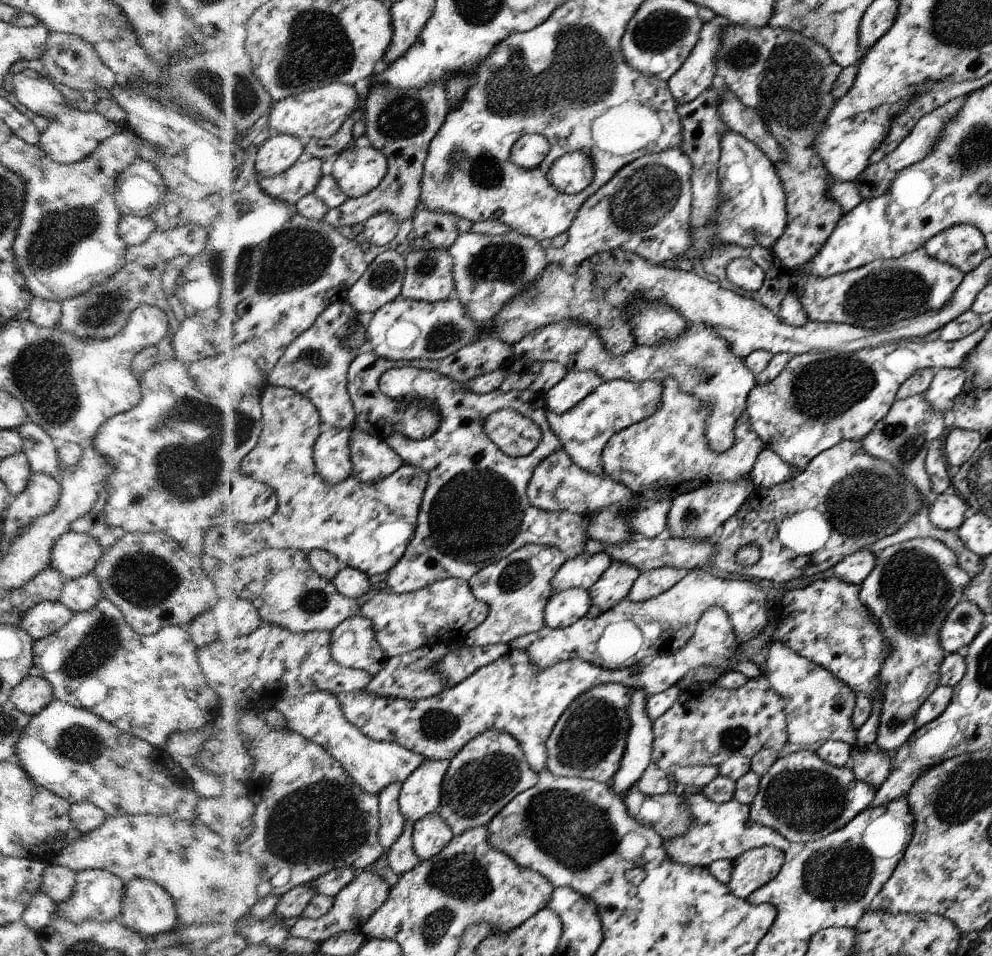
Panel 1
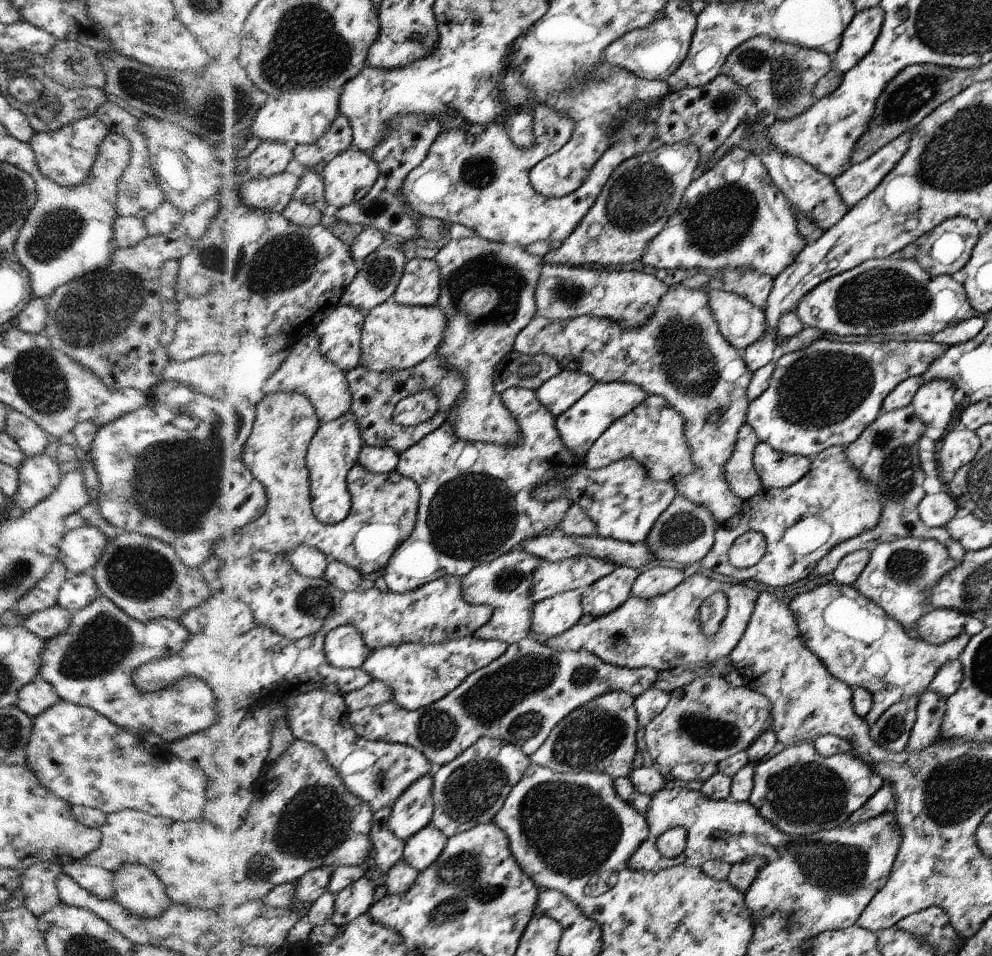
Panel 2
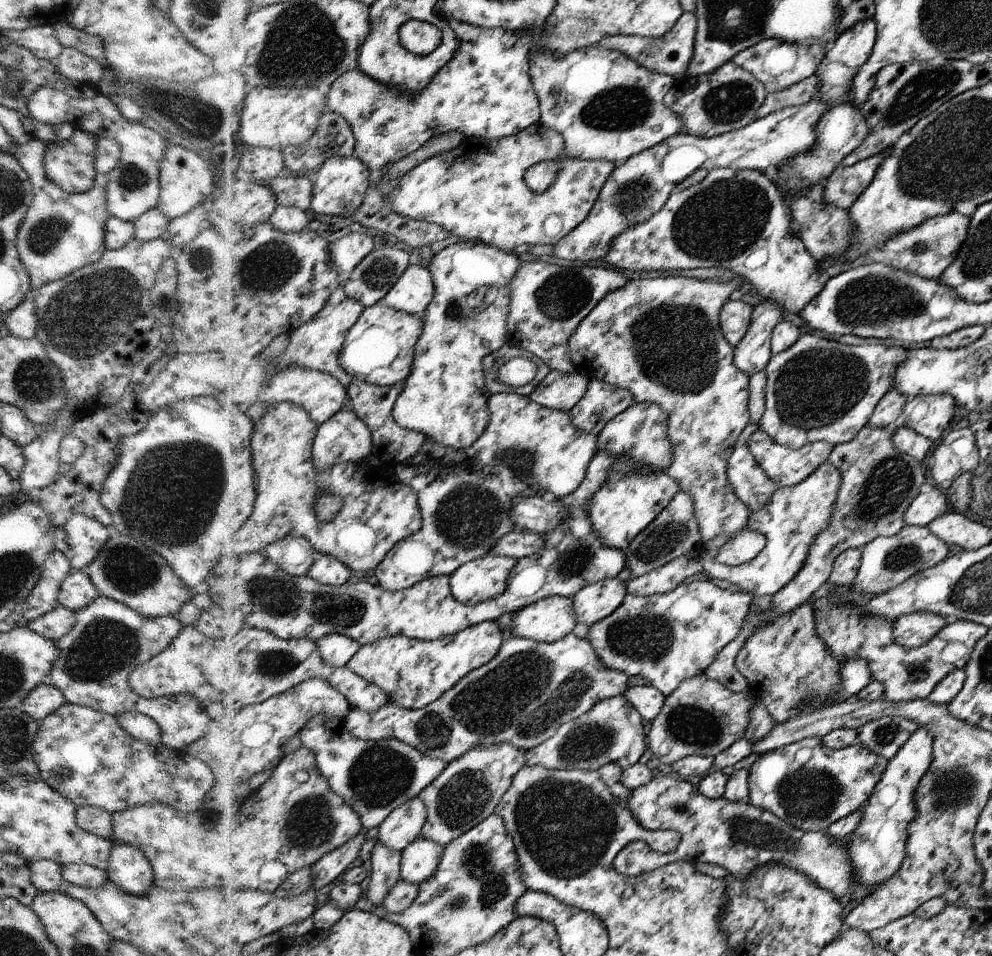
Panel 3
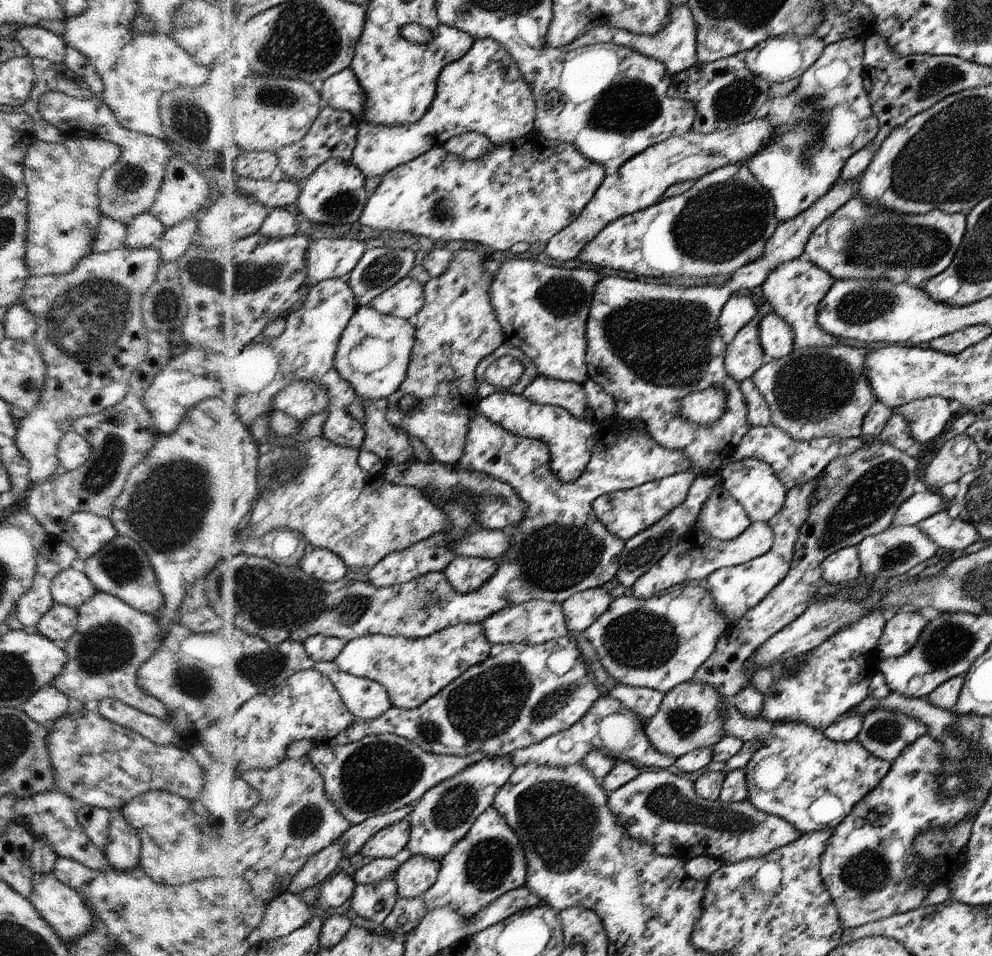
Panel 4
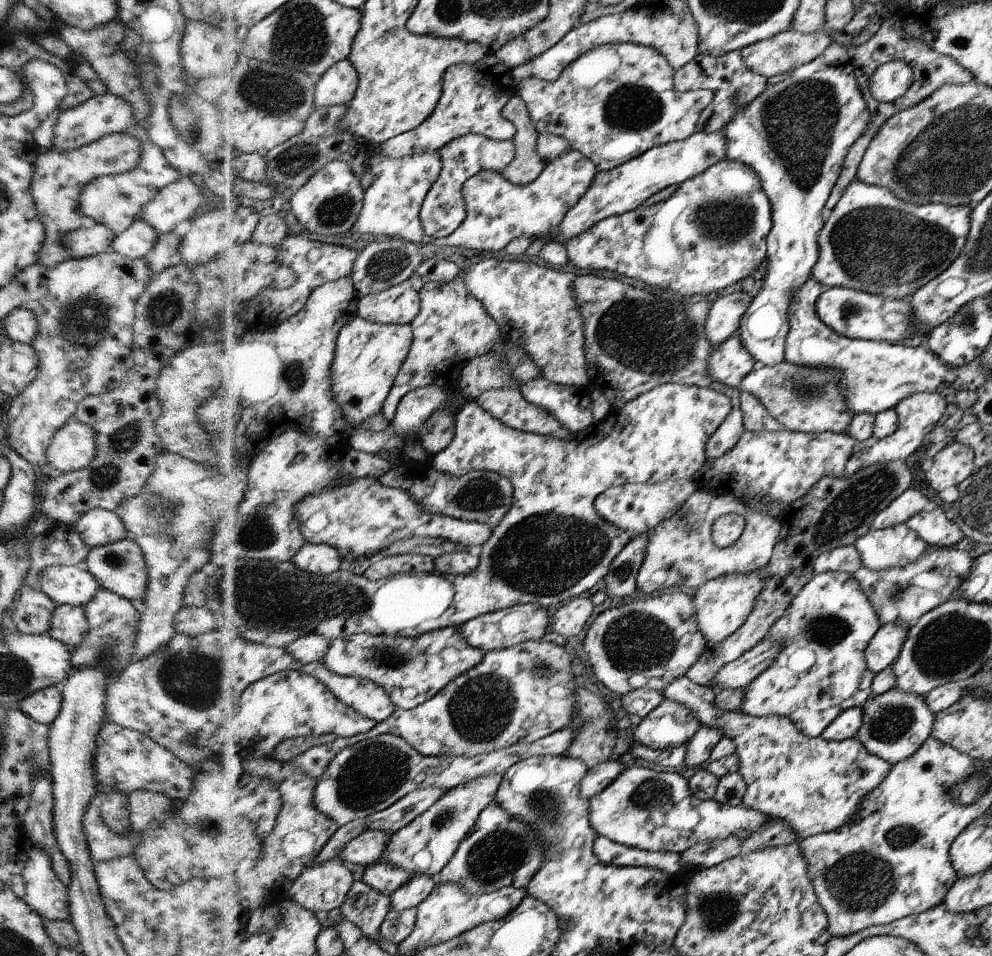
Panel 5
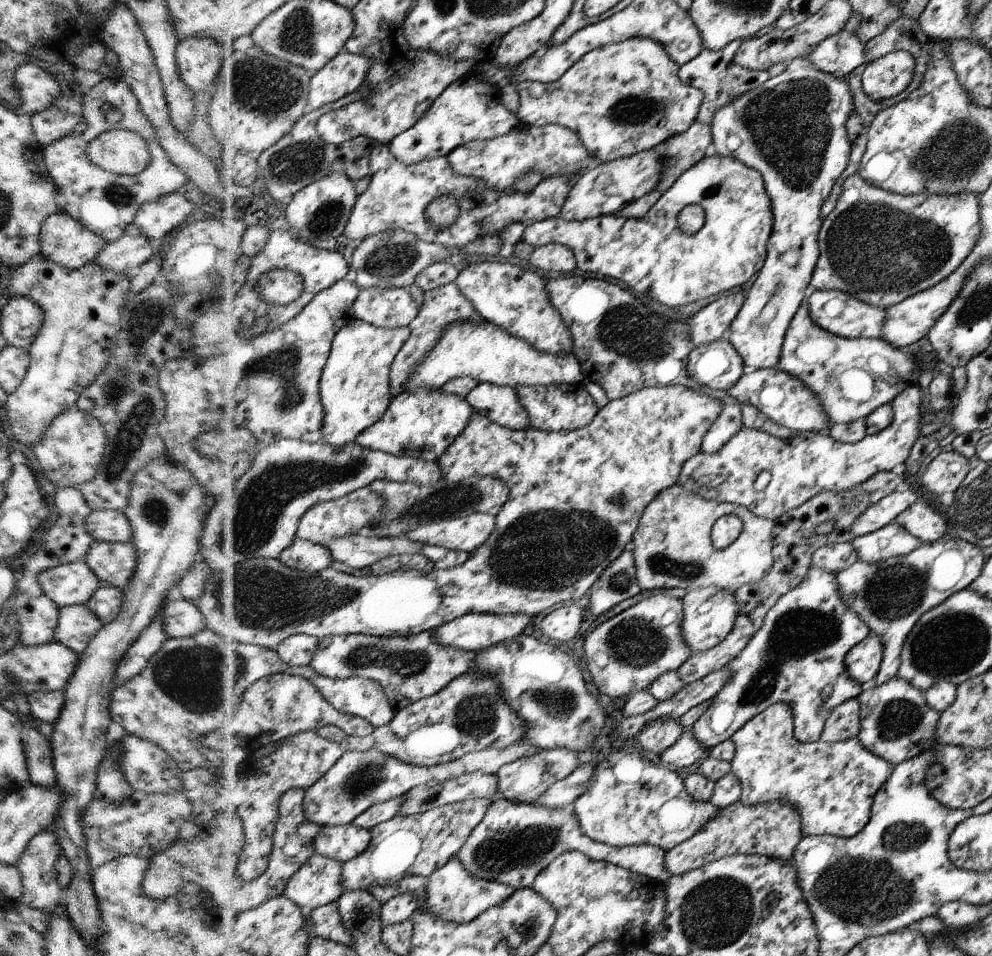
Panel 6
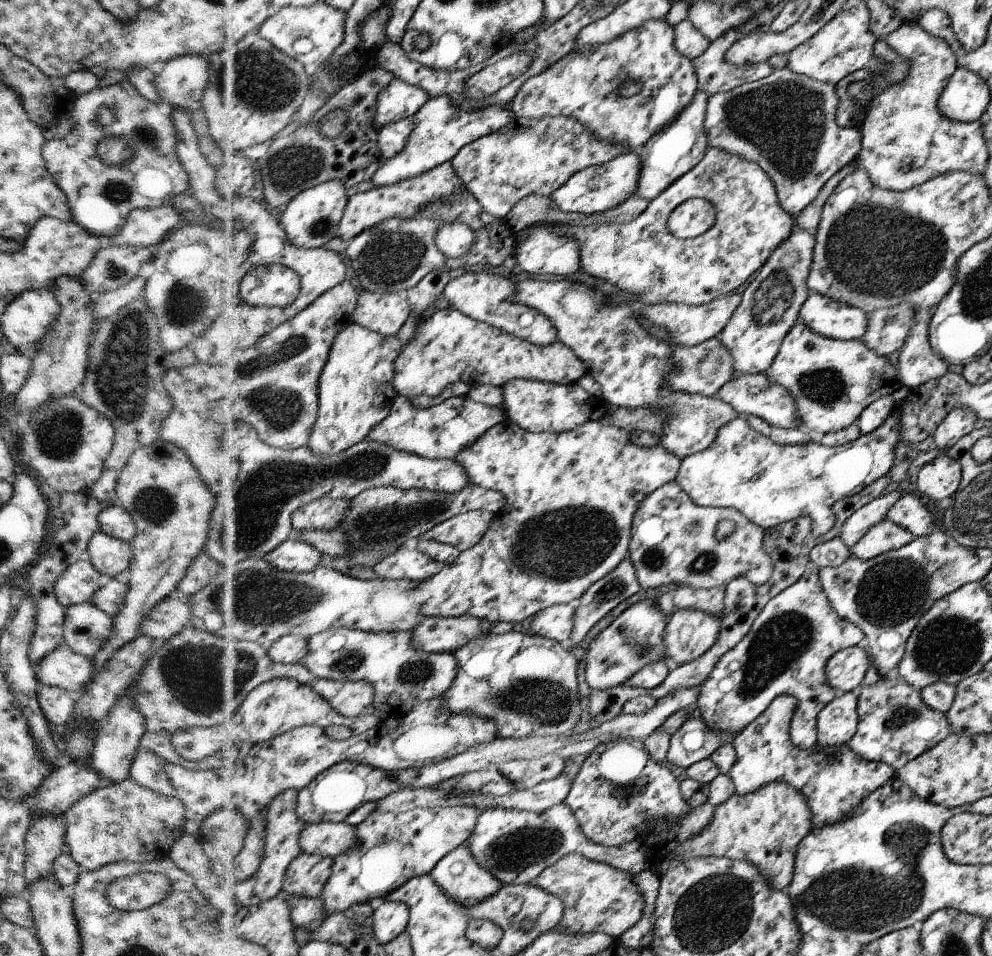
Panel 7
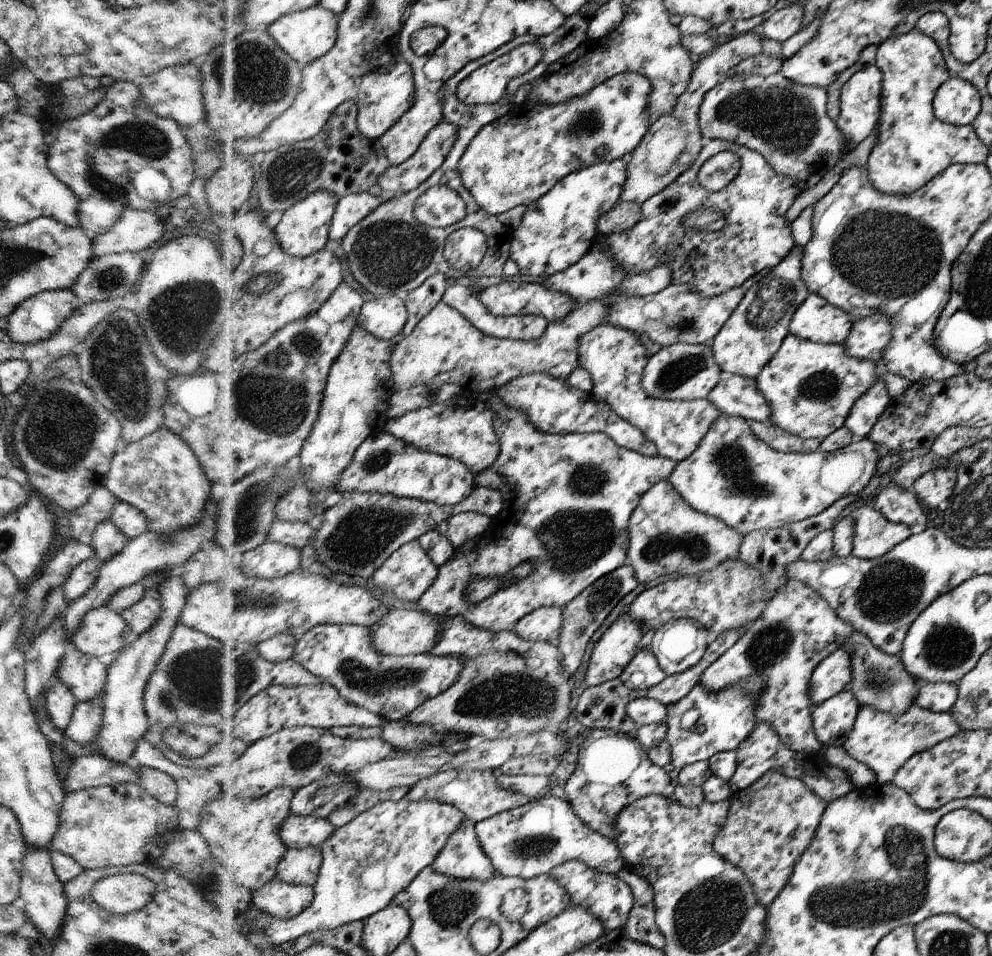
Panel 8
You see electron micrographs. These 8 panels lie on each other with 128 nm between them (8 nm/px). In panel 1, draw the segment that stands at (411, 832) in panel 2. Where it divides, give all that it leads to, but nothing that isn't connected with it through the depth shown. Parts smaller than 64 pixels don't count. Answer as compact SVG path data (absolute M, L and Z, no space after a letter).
M427 760L415 774L408 778L400 797L401 811L415 824L429 814L440 810L443 786L451 767L451 760Z

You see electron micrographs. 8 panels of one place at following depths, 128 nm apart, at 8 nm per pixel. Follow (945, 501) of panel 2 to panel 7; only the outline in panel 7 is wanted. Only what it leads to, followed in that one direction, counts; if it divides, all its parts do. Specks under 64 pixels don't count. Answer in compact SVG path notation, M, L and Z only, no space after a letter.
M893 489L892 492L888 492L879 499L873 500L870 504L865 504L862 508L859 508L843 524L840 538L844 541L844 544L847 544L853 550L862 541L869 528L887 518L888 511L902 495L904 494Z

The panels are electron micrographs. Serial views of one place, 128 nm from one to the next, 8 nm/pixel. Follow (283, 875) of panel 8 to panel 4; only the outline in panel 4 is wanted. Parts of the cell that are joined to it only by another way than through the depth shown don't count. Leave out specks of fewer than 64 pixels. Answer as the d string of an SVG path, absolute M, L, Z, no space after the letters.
M338 870L327 880L322 882L322 892L320 892L320 902L315 907L316 911L328 908L340 908L348 900L353 899L358 887L355 876Z

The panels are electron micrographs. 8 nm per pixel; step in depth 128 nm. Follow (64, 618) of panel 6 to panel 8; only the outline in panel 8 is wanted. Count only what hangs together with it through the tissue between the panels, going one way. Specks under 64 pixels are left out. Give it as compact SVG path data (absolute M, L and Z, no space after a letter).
M102 605L87 612L79 631L71 636L70 645L85 655L98 657L121 651L130 633L123 616Z

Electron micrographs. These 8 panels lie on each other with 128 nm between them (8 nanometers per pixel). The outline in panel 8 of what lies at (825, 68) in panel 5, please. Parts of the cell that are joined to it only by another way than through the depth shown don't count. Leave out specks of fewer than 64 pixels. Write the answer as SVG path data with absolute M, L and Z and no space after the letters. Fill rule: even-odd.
M730 70L727 77L704 95L699 110L704 141L720 139L758 151L773 169L783 177L793 177L798 195L823 179L832 167L845 155L847 140L827 110L827 88L801 85L784 76L781 71L764 75L738 77ZM795 244L785 259L747 290L744 300L715 336L711 347L714 349L715 360L723 369L723 375L755 379L778 354L783 340L790 333L795 312L810 294L802 275L803 254L803 248Z

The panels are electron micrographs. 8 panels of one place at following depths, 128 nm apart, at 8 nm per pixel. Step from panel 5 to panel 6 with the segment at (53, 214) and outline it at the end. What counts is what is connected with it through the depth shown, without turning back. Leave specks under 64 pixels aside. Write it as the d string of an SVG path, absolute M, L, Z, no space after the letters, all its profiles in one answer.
M112 128L88 144L87 158L108 173L135 176L148 167L151 155L138 134Z

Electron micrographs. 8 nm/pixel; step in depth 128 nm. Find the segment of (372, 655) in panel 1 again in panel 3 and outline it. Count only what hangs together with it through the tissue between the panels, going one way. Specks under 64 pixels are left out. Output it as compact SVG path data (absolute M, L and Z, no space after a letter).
M342 633L325 636L318 644L327 664L335 667L348 666L363 647L359 640Z

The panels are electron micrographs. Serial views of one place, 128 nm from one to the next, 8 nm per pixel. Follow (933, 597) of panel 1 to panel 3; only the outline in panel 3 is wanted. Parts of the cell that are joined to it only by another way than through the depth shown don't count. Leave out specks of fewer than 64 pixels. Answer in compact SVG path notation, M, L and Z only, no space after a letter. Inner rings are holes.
M908 525L898 535L878 537L860 548L862 563L852 588L857 593L881 595L907 582L911 576L942 563L948 556L949 546L926 527ZM883 716L859 728L857 742L890 761L919 727L909 718Z

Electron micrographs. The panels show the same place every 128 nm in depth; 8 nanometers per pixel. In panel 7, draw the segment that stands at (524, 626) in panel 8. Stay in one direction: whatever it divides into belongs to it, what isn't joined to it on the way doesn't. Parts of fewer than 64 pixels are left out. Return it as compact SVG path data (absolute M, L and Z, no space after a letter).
M579 599L568 604L552 605L538 612L530 623L529 632L552 640L570 642L575 628L575 610Z

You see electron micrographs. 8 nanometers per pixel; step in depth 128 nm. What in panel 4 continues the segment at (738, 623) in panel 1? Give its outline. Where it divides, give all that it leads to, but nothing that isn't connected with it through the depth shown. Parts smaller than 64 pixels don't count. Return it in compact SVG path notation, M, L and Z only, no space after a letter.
M678 586L662 596L639 599L636 596L615 598L604 615L583 634L592 643L600 663L617 685L630 687L647 687L666 695L680 684L691 681L707 660L715 653L719 641L730 630L730 625L720 610L716 608L715 598L710 590L702 586Z

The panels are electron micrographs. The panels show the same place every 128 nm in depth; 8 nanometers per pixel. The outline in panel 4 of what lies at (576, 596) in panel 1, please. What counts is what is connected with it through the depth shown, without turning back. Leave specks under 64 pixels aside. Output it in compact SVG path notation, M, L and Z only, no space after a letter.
M530 600L528 603L504 608L503 611L496 612L496 615L488 616L480 624L483 625L487 640L495 649L505 645L518 647L521 643L545 644L569 634L562 604L542 600Z

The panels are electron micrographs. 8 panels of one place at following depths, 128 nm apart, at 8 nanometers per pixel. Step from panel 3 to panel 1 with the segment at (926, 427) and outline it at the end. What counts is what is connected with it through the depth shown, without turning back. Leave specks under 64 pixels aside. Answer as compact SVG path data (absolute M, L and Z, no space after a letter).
M962 367L939 368L924 394L935 409L945 413L952 410L953 400L963 390L966 379L966 370Z

